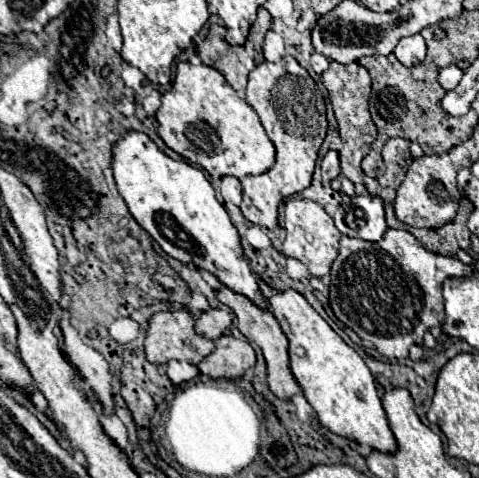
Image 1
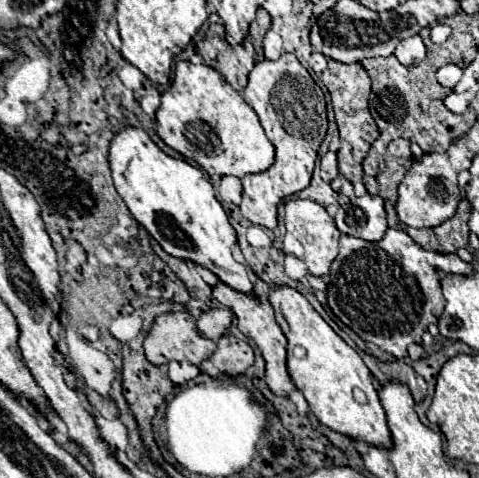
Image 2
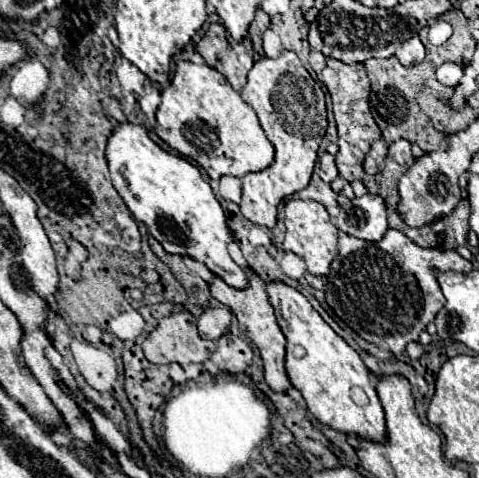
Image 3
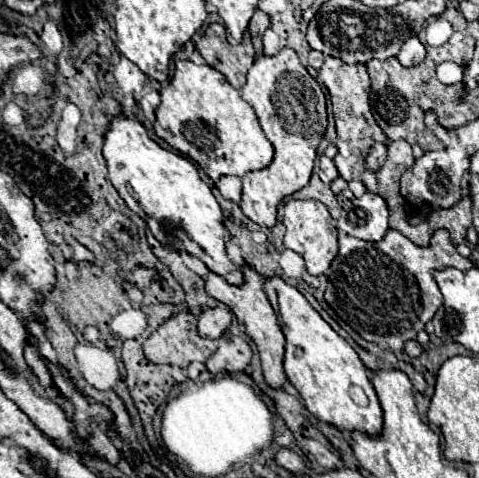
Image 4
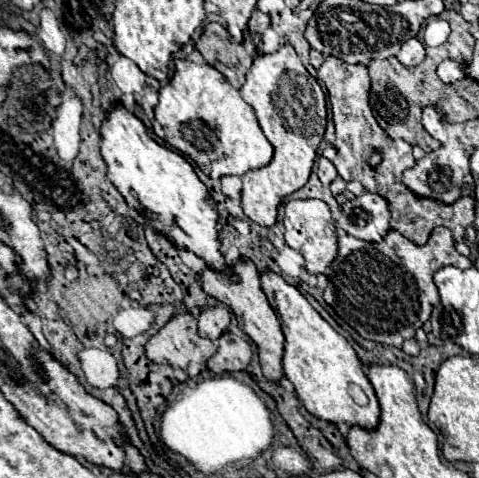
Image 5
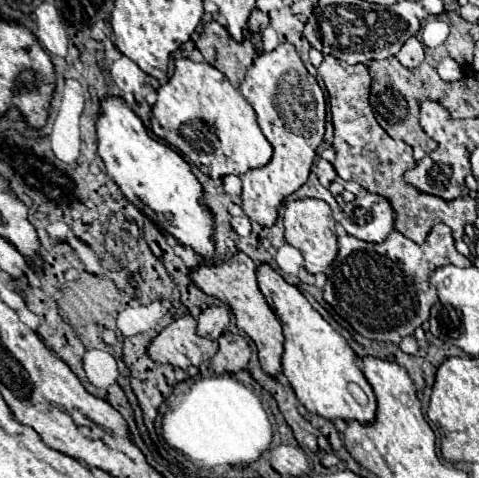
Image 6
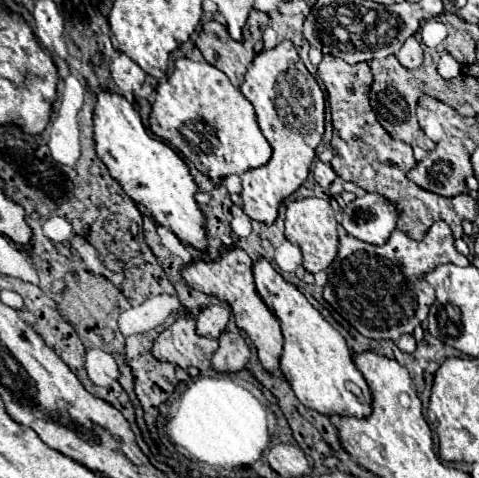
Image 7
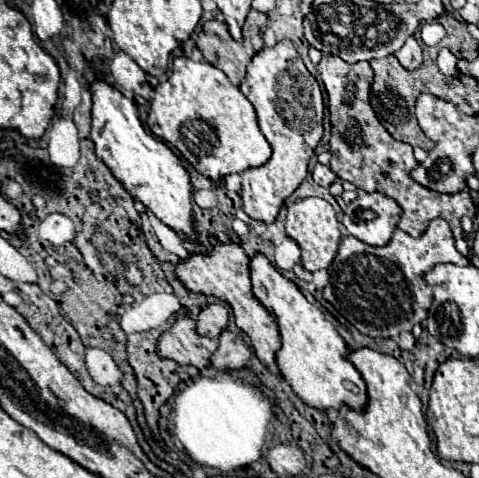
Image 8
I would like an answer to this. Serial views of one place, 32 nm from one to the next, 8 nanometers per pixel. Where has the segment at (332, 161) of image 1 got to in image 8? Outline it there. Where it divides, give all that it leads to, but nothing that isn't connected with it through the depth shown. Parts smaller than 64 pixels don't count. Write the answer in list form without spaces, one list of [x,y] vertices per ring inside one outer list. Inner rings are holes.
[[[318,162],[318,164],[314,166],[312,178],[314,178],[314,182],[316,182],[316,184],[320,184],[320,186],[328,188],[328,186],[336,180],[336,174],[330,170],[330,166],[324,166],[324,164],[320,164],[320,162]]]

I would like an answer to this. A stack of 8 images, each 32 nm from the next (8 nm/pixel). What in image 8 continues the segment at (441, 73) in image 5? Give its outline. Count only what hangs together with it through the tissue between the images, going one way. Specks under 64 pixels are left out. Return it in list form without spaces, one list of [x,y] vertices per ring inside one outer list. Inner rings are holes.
[[[442,48],[438,52],[438,68],[444,76],[456,76],[458,74],[458,58],[452,56],[452,52],[448,52],[448,48]]]

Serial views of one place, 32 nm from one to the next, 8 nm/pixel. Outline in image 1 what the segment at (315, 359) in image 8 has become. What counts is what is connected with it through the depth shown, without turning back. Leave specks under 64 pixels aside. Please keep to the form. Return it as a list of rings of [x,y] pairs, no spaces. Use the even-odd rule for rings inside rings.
[[[296,290],[274,294],[270,298],[270,308],[290,342],[288,352],[292,374],[304,390],[310,406],[316,410],[320,424],[330,432],[366,444],[372,450],[394,454],[398,446],[382,408],[378,384],[358,352],[350,348]]]

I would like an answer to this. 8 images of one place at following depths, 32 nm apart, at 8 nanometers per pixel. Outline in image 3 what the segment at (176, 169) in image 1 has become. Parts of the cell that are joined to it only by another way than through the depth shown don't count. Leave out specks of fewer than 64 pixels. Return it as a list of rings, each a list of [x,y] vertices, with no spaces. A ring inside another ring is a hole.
[[[130,122],[120,124],[108,138],[106,160],[116,192],[122,196],[132,216],[146,224],[148,232],[166,252],[190,256],[192,260],[206,264],[212,274],[220,276],[232,288],[248,288],[250,282],[246,268],[238,266],[228,252],[228,246],[234,242],[234,234],[226,222],[226,214],[210,184],[202,178],[194,164],[186,158],[164,152],[150,140],[142,126]]]

